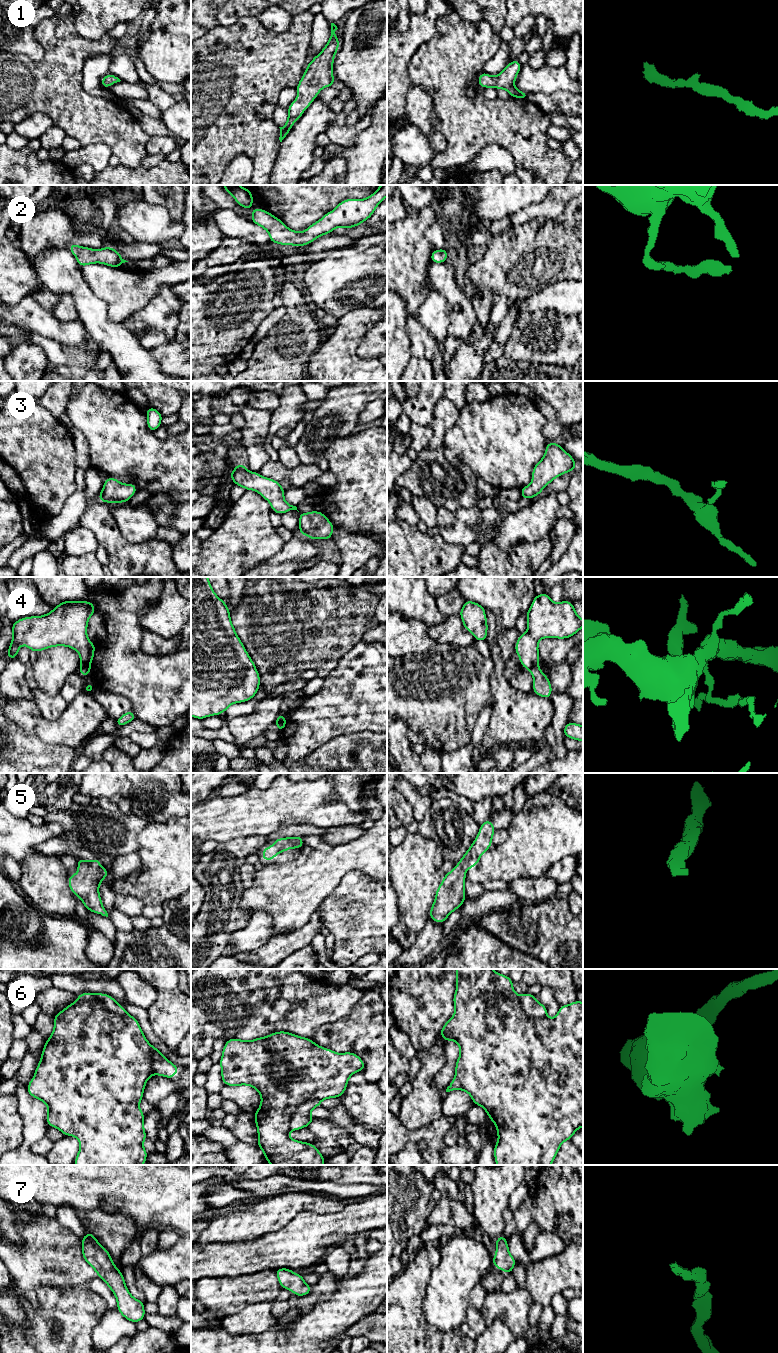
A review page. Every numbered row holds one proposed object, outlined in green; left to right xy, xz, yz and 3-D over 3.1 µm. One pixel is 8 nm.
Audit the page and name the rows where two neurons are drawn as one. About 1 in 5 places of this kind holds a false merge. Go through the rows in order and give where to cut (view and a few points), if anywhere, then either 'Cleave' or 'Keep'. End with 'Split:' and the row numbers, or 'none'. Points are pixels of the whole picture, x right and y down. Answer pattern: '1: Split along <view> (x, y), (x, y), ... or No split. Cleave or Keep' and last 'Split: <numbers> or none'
1: No split. Keep
2: No split. Keep
3: No split. Keep
4: Split along xy (80, 666), (89, 667). Cleave
5: No split. Keep
6: Split along xy (77, 998), (99, 1000), (109, 1011), (121, 1015), (127, 1013). Cleave
7: No split. Keep
Split: 4, 6

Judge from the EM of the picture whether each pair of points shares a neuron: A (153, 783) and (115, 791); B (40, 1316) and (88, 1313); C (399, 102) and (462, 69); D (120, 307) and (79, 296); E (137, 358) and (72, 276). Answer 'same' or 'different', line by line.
A: different
B: same
C: different
D: different
E: same

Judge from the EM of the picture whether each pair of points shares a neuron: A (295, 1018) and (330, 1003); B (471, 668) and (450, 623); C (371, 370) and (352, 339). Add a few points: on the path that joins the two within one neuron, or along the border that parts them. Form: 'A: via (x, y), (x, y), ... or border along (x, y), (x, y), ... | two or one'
A: via (304, 1010), (310, 1004), (321, 1003) | one
B: border along (438, 643), (456, 643), (461, 646), (471, 645) | two
C: via (362, 366), (352, 356), (352, 348) | one

